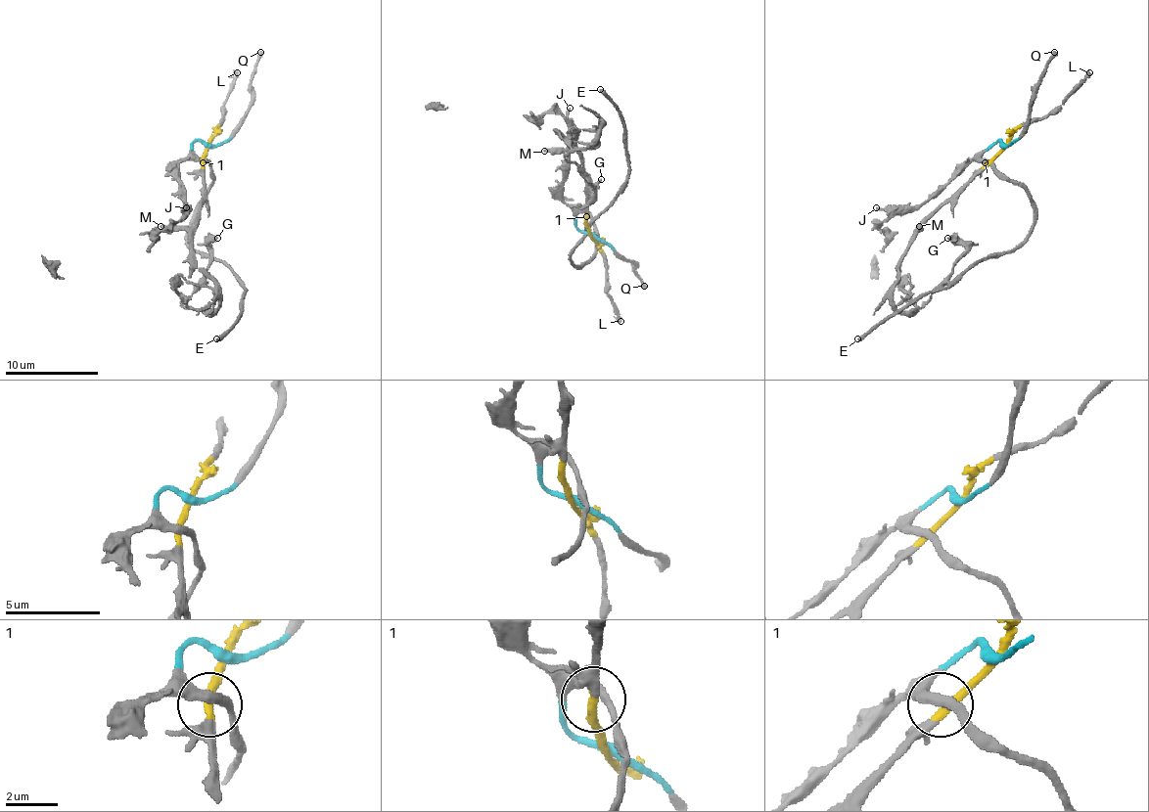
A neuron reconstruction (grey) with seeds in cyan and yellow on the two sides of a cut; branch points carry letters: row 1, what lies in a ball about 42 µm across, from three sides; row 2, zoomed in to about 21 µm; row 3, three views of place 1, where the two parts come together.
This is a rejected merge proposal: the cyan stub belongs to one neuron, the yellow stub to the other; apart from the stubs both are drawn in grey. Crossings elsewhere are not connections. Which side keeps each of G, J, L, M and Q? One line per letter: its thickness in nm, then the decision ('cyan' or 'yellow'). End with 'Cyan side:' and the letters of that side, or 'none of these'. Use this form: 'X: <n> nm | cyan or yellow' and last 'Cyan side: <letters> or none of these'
G: 320 nm | yellow
J: 160 nm | cyan
L: 200 nm | yellow
M: 340 nm | yellow
Q: 320 nm | cyan
Cyan side: J, Q

